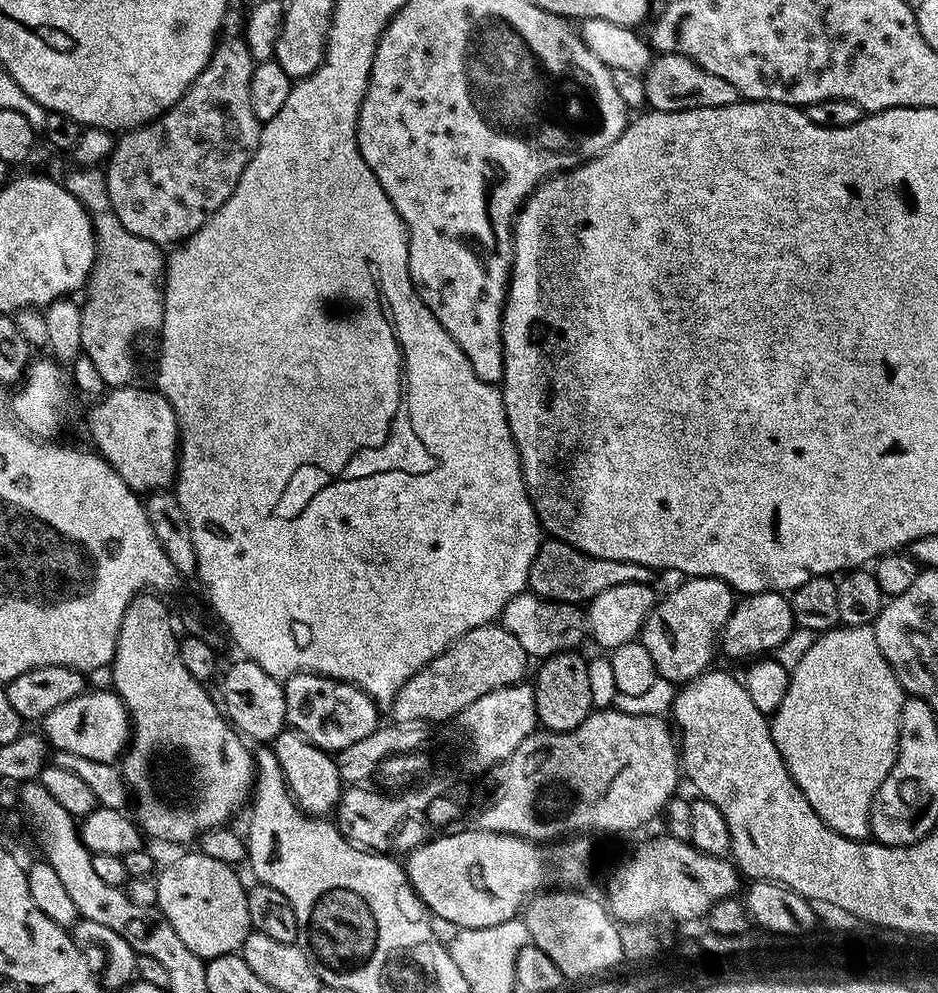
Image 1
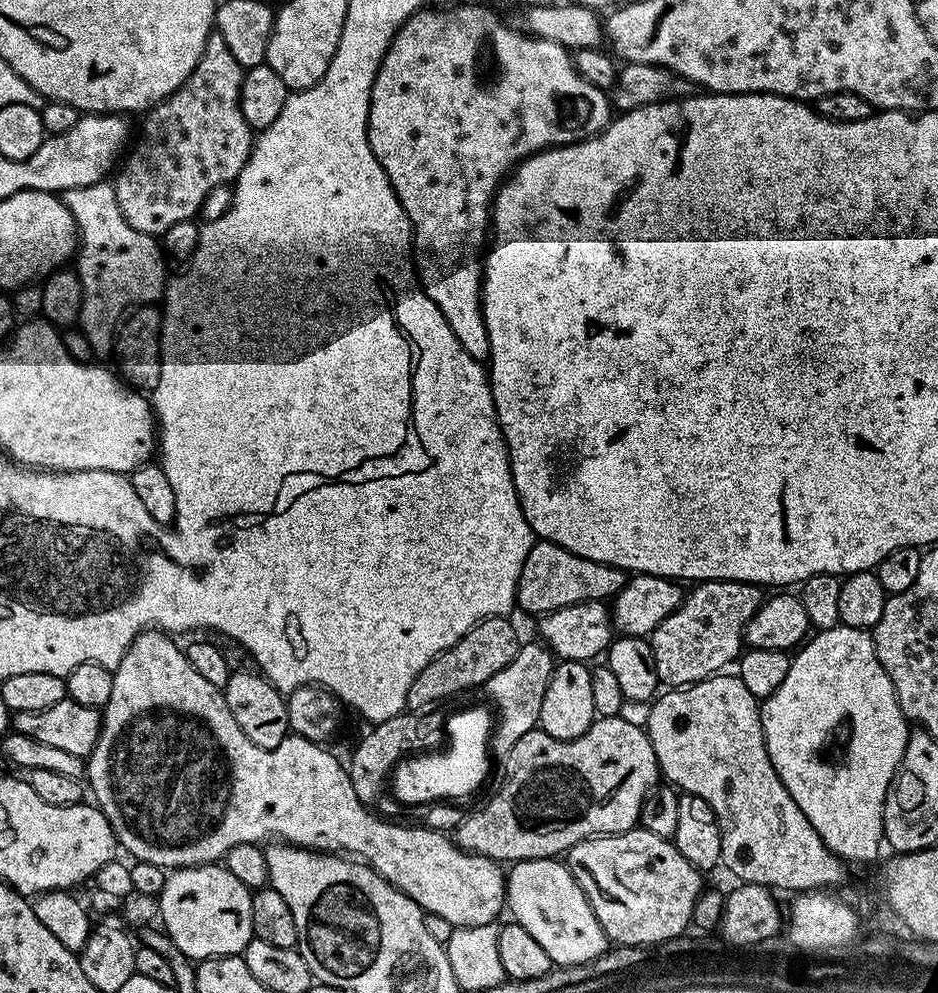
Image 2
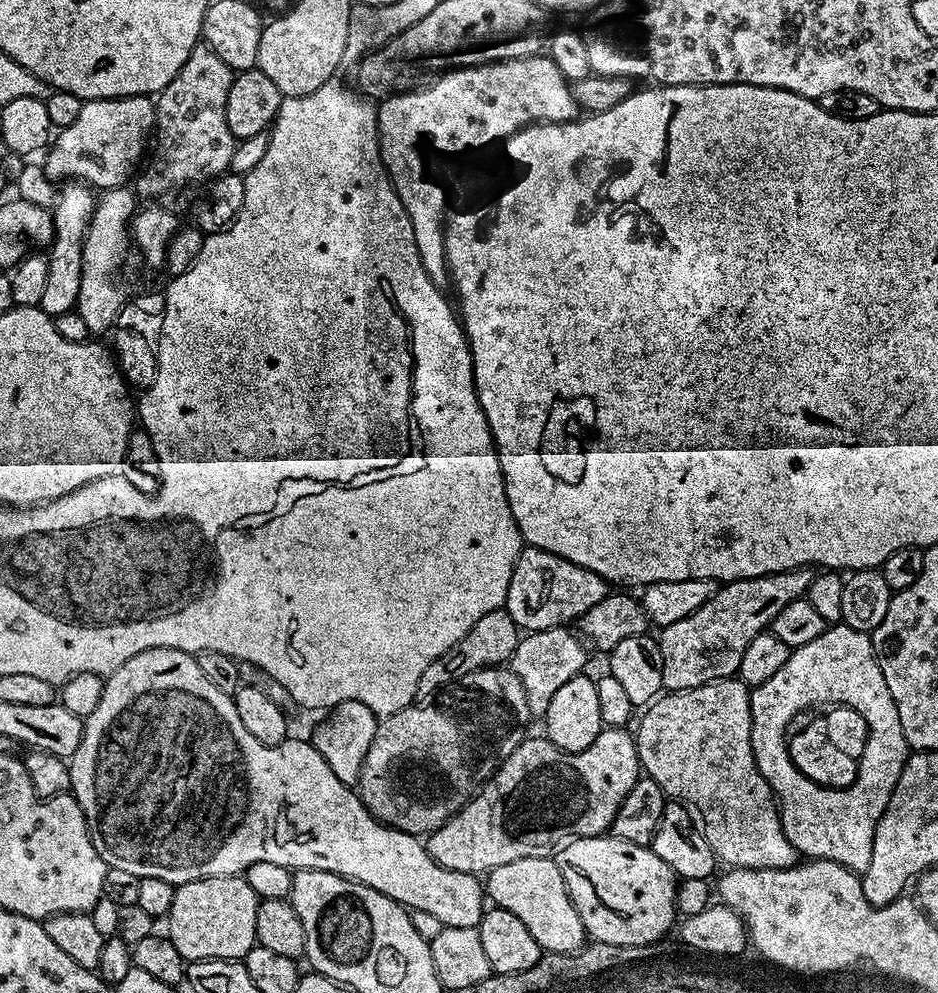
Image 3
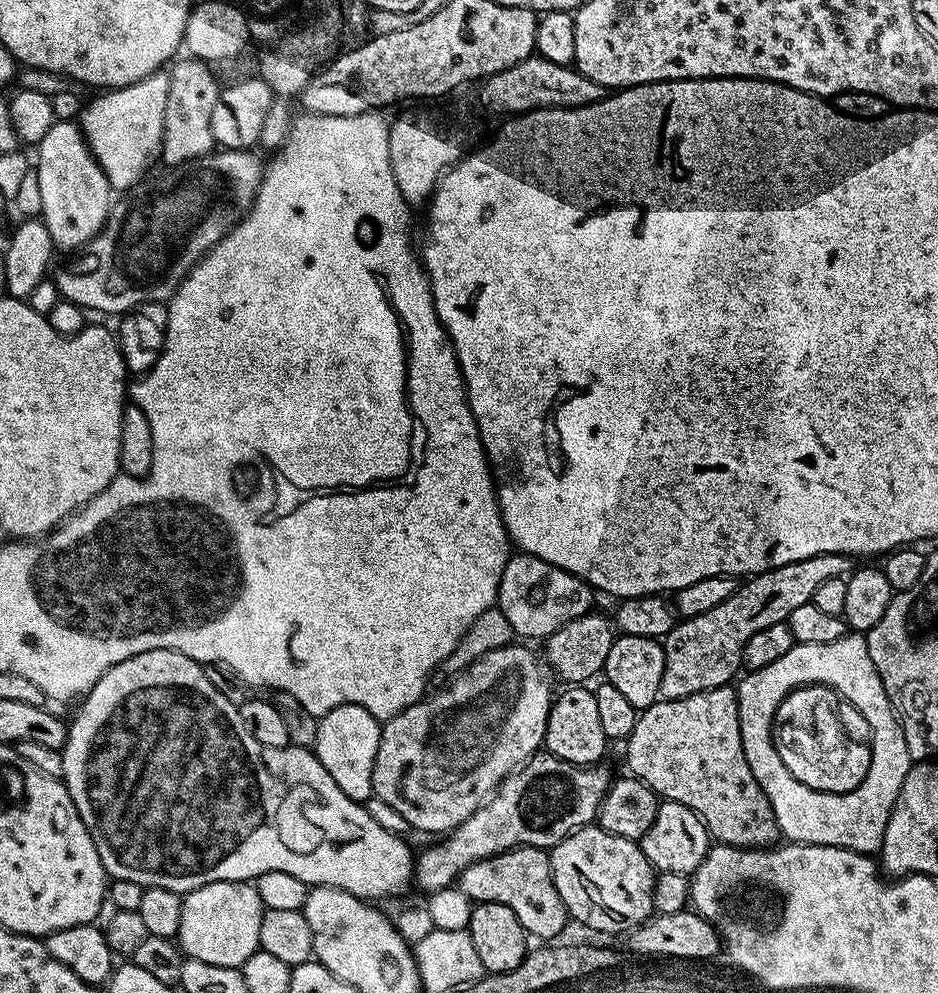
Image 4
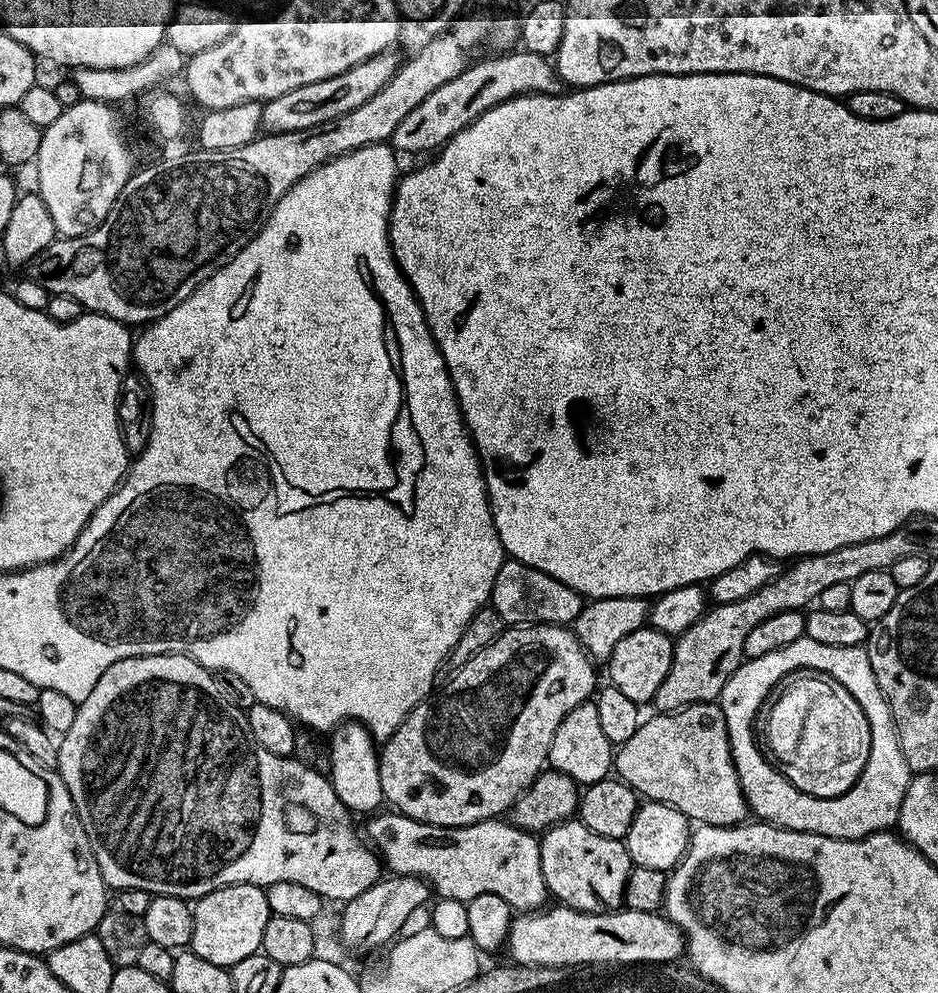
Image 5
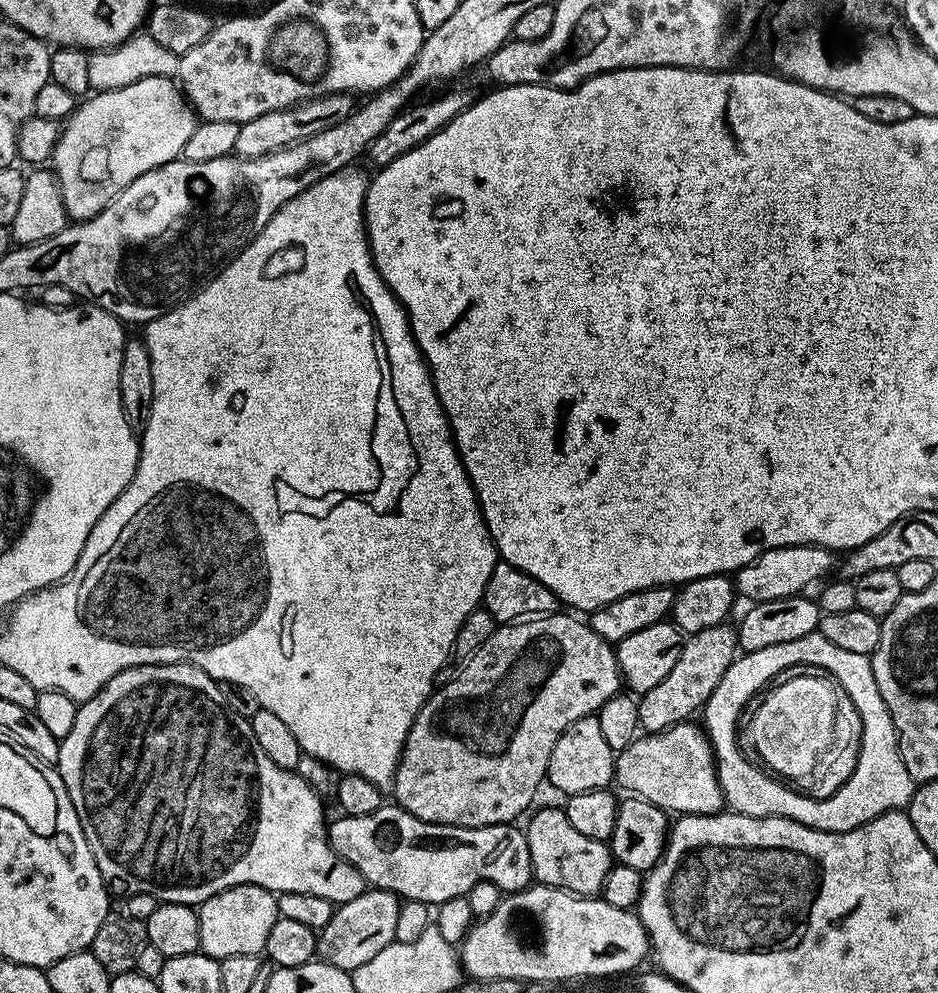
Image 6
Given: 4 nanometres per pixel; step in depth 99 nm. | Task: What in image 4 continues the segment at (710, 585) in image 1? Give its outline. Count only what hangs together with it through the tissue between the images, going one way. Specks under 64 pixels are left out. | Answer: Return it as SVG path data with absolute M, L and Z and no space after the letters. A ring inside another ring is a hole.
M842 554L802 558L802 562L790 562L781 568L759 572L757 576L745 579L736 592L722 602L722 606L714 606L714 610L706 610L706 614L681 619L662 640L664 669L660 696L666 700L677 700L711 688L731 685L744 663L746 642L750 642L758 630L785 623L797 606L812 602L814 590L818 590L822 582L829 578L847 577L853 568L853 561Z

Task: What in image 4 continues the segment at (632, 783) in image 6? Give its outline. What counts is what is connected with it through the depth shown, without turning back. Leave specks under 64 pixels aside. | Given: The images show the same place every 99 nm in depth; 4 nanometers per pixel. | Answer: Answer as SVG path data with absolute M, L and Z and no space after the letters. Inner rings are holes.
M735 687L711 688L677 700L657 699L656 703L637 715L634 730L627 738L627 771L646 782L646 786L653 788L657 796L682 802L682 806L697 812L708 828L709 837L716 844L729 844L735 848L767 848L777 843L780 828L766 794L751 779L743 780L743 776L746 776L743 763L728 764L724 768L724 732L736 734L739 731Z

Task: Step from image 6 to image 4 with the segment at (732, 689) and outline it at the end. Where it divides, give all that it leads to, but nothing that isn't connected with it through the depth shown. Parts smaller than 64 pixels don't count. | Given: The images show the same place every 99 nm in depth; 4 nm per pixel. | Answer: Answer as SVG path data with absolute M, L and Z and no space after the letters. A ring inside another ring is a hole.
M849 634L838 638L838 642L793 643L792 648L786 650L782 658L770 662L770 666L745 671L735 689L740 719L738 739L744 747L742 760L751 779L766 794L774 810L780 836L794 844L834 846L865 854L879 853L892 808L914 761L906 746L900 721L896 719L896 713L892 711L880 684L878 670L874 670L874 662L870 662L867 639L860 634ZM805 686L823 686L828 690L836 688L835 695L845 696L864 715L869 730L876 732L870 739L870 770L853 792L816 792L798 782L798 778L786 770L778 754L774 721L780 704L791 692Z

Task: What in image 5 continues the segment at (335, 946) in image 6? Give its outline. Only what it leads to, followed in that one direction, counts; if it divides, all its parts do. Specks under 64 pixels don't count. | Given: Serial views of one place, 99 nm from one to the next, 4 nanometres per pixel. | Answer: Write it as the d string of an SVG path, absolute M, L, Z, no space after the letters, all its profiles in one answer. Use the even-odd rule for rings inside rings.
M385 875L372 884L370 890L362 890L358 898L343 905L344 913L340 916L341 942L352 952L372 952L375 948L383 949L391 945L400 936L407 916L429 903L428 896L430 886L419 876Z

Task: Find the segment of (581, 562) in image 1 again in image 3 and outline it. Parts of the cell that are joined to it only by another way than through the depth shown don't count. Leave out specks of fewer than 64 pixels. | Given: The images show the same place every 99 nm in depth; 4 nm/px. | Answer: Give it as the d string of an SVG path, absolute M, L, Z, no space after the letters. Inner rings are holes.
M524 546L510 574L503 611L525 633L550 630L579 621L590 606L598 606L609 594L608 581L598 574L544 550Z

